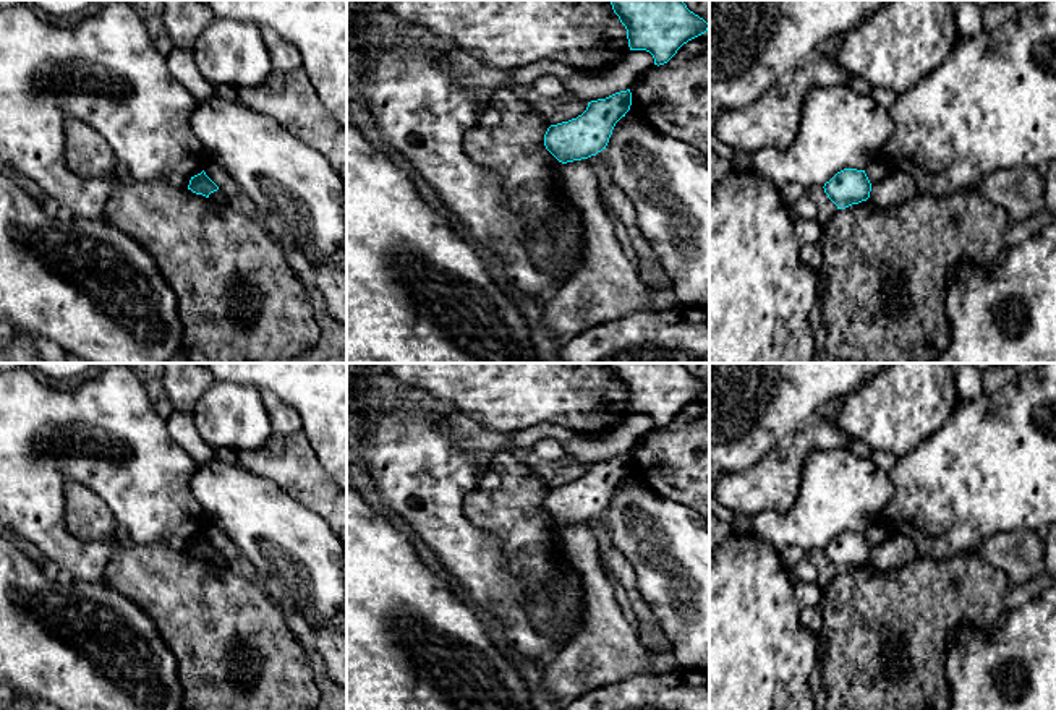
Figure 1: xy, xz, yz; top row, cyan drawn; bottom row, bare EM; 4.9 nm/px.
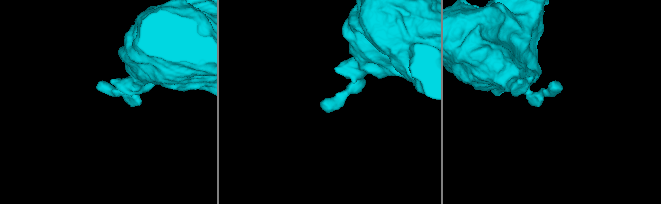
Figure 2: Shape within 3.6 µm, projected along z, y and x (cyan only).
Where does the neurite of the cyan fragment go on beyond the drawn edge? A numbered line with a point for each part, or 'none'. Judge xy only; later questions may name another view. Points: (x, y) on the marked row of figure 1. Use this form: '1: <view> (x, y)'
none

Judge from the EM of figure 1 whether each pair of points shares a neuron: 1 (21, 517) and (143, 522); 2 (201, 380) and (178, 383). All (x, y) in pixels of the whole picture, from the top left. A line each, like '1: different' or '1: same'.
1: same
2: same

